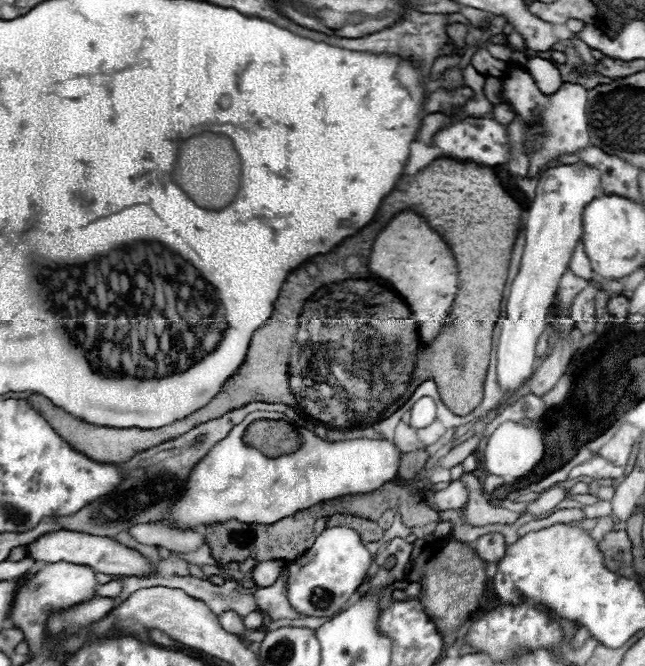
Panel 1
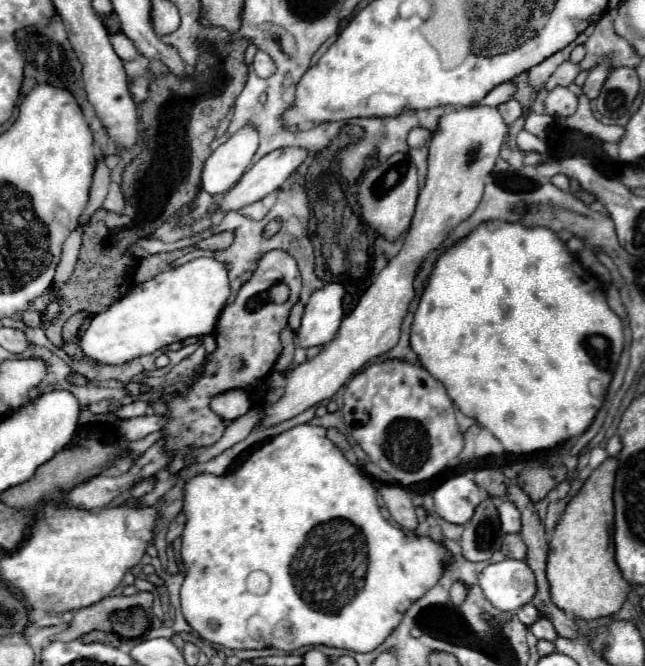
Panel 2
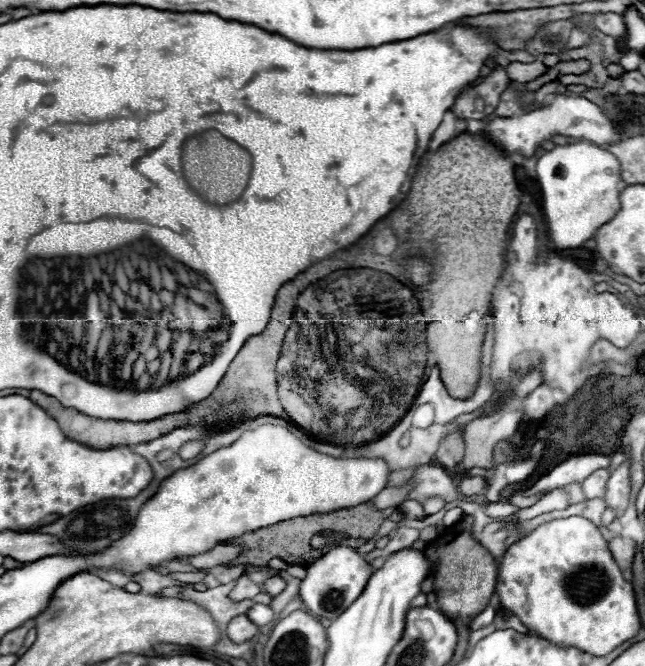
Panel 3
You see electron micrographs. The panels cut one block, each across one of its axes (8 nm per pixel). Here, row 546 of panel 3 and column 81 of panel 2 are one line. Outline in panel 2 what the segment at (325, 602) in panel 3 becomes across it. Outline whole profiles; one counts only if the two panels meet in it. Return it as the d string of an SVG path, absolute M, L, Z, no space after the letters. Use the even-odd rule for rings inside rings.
M210 256L194 258L182 266L168 268L142 284L134 284L120 302L114 302L108 310L90 320L88 328L78 336L78 344L88 360L104 366L120 366L166 348L172 342L212 334L228 296L226 264Z

